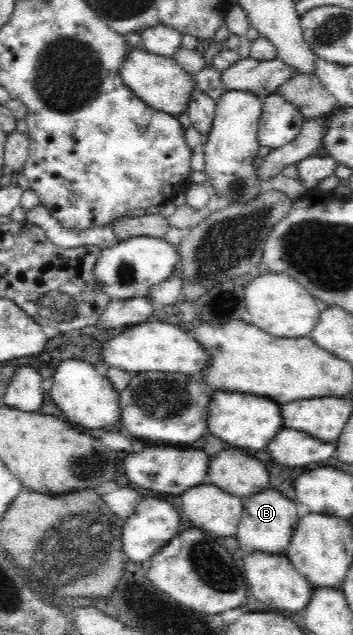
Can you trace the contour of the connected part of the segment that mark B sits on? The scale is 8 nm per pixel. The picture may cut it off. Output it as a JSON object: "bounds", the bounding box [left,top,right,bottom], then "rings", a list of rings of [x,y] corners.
{"bounds":[236,490,303,554],"rings":[[[262,490],[262,492],[256,492],[250,497],[241,497],[241,499],[244,510],[237,526],[236,538],[238,538],[238,544],[242,546],[242,550],[246,553],[278,554],[286,549],[297,523],[302,518],[303,510],[296,500],[280,494],[278,490]]]}

